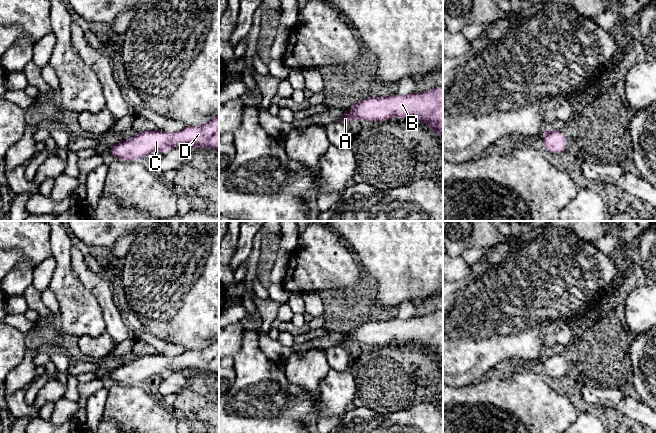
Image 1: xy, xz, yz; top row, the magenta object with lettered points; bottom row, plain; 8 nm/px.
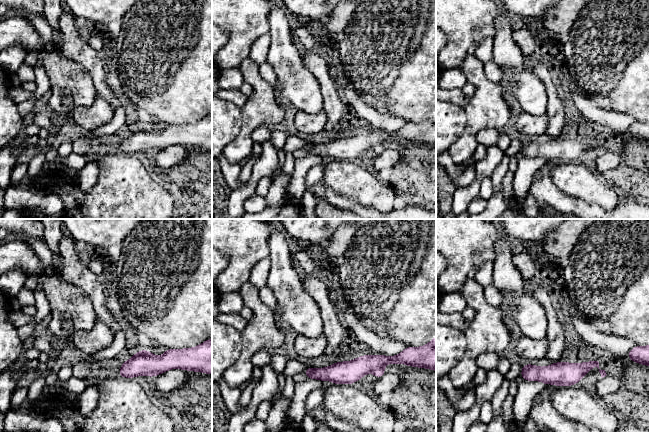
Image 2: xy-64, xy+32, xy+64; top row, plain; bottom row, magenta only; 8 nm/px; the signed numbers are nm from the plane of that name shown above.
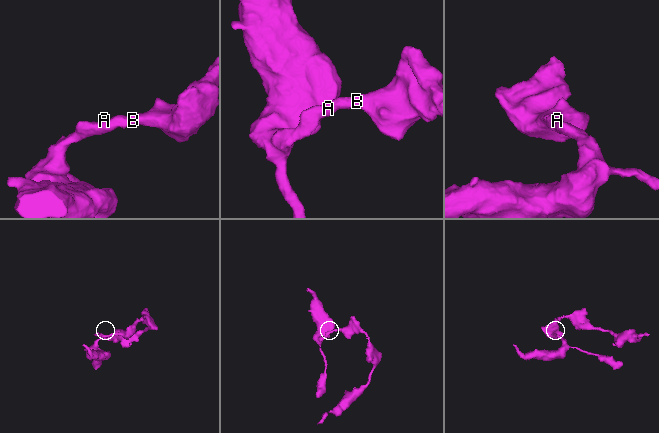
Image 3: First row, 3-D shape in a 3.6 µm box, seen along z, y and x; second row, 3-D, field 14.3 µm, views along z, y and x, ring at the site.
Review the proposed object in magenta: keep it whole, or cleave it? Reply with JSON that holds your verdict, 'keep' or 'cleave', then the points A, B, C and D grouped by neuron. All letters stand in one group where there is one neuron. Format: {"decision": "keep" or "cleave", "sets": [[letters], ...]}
{"decision": "keep", "sets": [["A", "B", "C", "D"]]}

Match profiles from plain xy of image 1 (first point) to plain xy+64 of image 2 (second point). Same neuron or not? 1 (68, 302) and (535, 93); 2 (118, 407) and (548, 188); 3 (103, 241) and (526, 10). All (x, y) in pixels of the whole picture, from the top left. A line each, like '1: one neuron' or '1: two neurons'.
1: one neuron
2: two neurons
3: one neuron

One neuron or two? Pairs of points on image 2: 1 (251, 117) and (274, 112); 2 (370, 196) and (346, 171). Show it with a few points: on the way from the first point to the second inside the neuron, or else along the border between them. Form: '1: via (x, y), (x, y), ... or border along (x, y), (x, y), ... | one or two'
1: via (257, 112), (268, 112) | one
2: via (364, 190), (351, 177) | one

